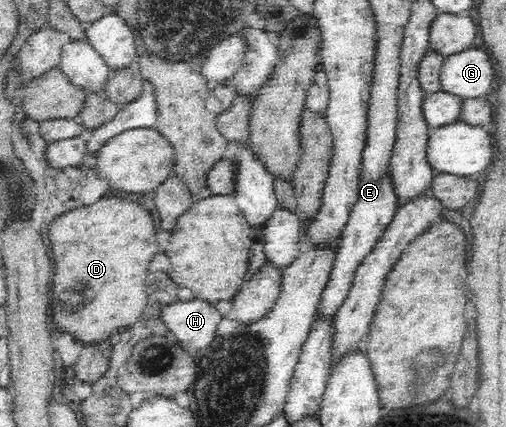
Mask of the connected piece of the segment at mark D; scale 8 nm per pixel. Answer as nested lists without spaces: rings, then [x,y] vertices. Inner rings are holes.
[[[103,195],[95,203],[66,211],[48,223],[47,238],[54,259],[52,323],[83,343],[73,371],[77,379],[90,385],[107,371],[112,349],[110,336],[133,325],[147,305],[145,278],[151,259],[159,251],[153,218],[148,209],[135,201]],[[69,293],[81,293],[81,299],[71,303]]]

